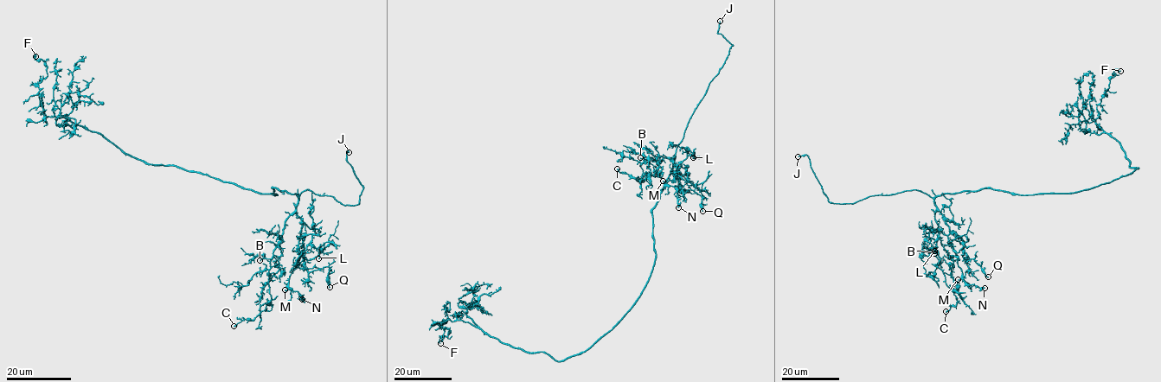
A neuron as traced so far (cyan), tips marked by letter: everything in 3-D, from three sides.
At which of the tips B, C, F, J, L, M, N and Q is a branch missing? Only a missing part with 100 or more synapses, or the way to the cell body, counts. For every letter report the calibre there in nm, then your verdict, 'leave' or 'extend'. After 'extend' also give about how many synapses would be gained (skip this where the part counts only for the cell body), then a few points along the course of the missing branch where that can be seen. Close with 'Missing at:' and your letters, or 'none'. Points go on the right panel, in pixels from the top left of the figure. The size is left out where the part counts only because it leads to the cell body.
B: 90 nm | leave
C: 200 nm | leave
F: 130 nm | leave
J: 200 nm | extend
L: 120 nm | leave
M: 130 nm | leave
N: 200 nm | leave
Q: 110 nm | leave
Missing at: J

